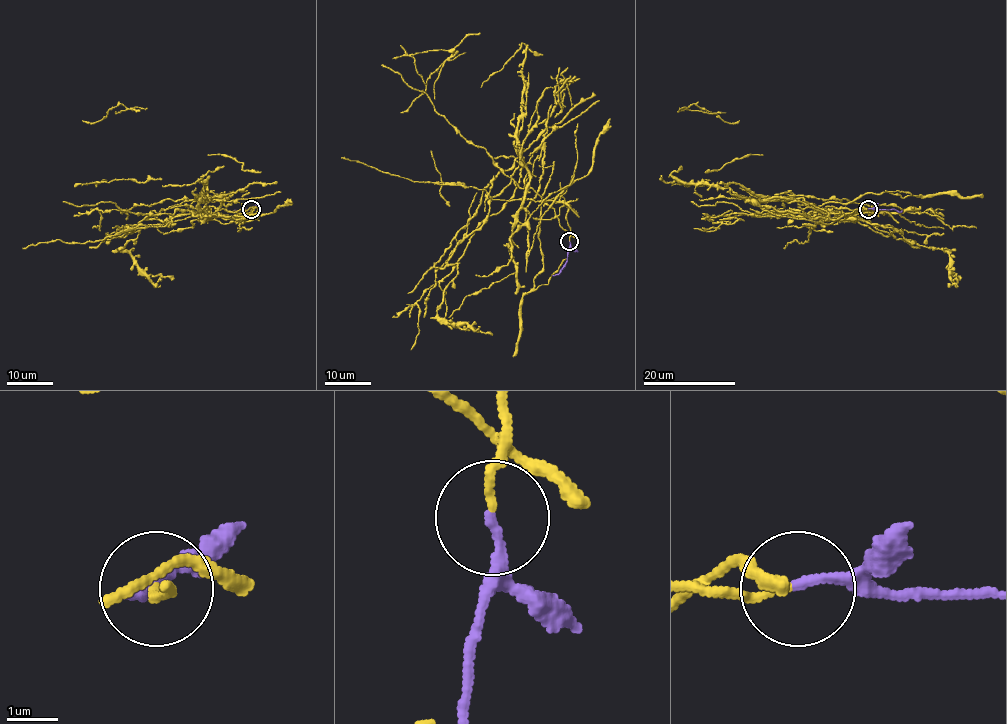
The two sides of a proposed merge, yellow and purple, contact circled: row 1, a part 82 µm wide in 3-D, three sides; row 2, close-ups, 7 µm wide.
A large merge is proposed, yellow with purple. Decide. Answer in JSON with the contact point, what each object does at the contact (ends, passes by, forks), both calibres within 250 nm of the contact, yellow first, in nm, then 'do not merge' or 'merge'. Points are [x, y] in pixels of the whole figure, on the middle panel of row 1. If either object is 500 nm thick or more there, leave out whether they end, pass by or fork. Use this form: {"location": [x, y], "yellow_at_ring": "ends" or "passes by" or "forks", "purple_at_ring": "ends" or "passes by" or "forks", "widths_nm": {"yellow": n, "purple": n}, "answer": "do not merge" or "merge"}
{"location": [569, 241], "yellow_at_ring": "ends", "purple_at_ring": "ends", "widths_nm": {"yellow": 140, "purple": 200}, "answer": "do not merge"}

